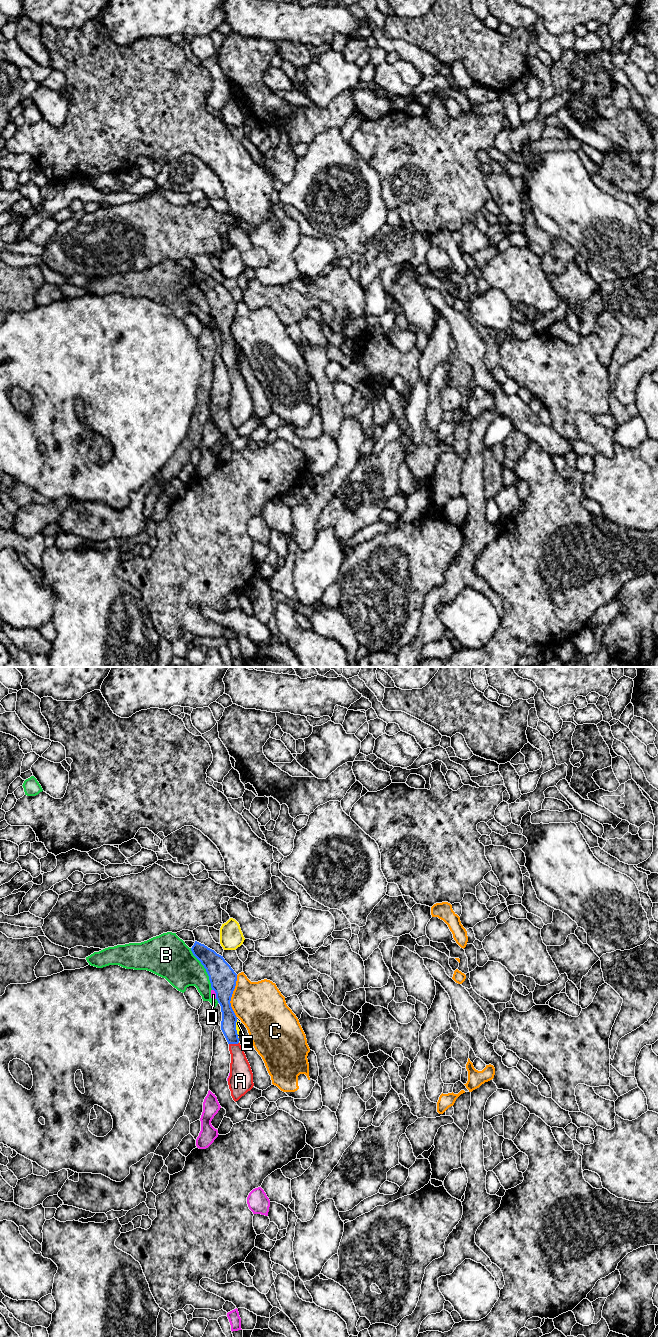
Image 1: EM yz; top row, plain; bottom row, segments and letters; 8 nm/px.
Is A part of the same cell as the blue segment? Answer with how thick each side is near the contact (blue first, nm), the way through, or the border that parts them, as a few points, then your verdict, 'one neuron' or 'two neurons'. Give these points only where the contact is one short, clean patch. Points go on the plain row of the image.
calibres 130 and 180 nm; one neuron

